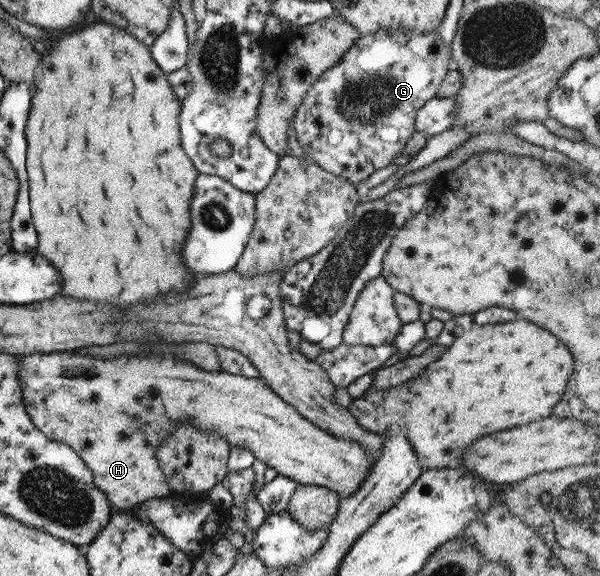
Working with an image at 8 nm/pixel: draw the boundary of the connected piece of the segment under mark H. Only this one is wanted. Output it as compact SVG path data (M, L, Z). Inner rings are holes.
M57 351L57 352L33 352L27 355L17 355L17 361L19 361L19 372L17 372L17 379L19 379L19 387L21 387L21 393L23 393L23 405L25 405L25 411L29 415L29 420L37 426L37 430L41 431L48 439L59 441L67 446L71 447L75 451L85 466L91 471L91 477L95 486L102 490L105 497L108 499L111 507L115 510L131 510L133 506L138 503L143 503L145 500L163 497L173 494L173 490L166 483L167 479L163 476L159 464L157 464L157 458L155 458L155 449L159 447L159 444L165 441L165 437L171 433L171 429L177 425L177 423L191 423L193 427L197 427L199 431L213 431L217 435L221 435L227 439L229 446L238 445L249 449L254 458L258 458L261 462L265 463L265 466L275 469L277 475L291 478L293 482L298 484L319 484L335 492L335 495L340 498L353 497L361 486L361 482L365 480L365 476L370 473L372 469L373 459L369 457L369 453L365 451L363 445L353 441L353 439L343 439L343 437L335 437L331 433L323 429L319 429L313 423L303 418L293 406L283 401L281 397L277 396L261 378L245 378L245 376L237 376L235 374L229 374L223 372L205 372L205 370L198 368L191 364L179 364L171 358L151 358L151 360L143 360L143 358L131 358L131 360L125 360L123 356L117 358L109 358L107 360L95 359L91 356L79 354L78 352L71 351Z

